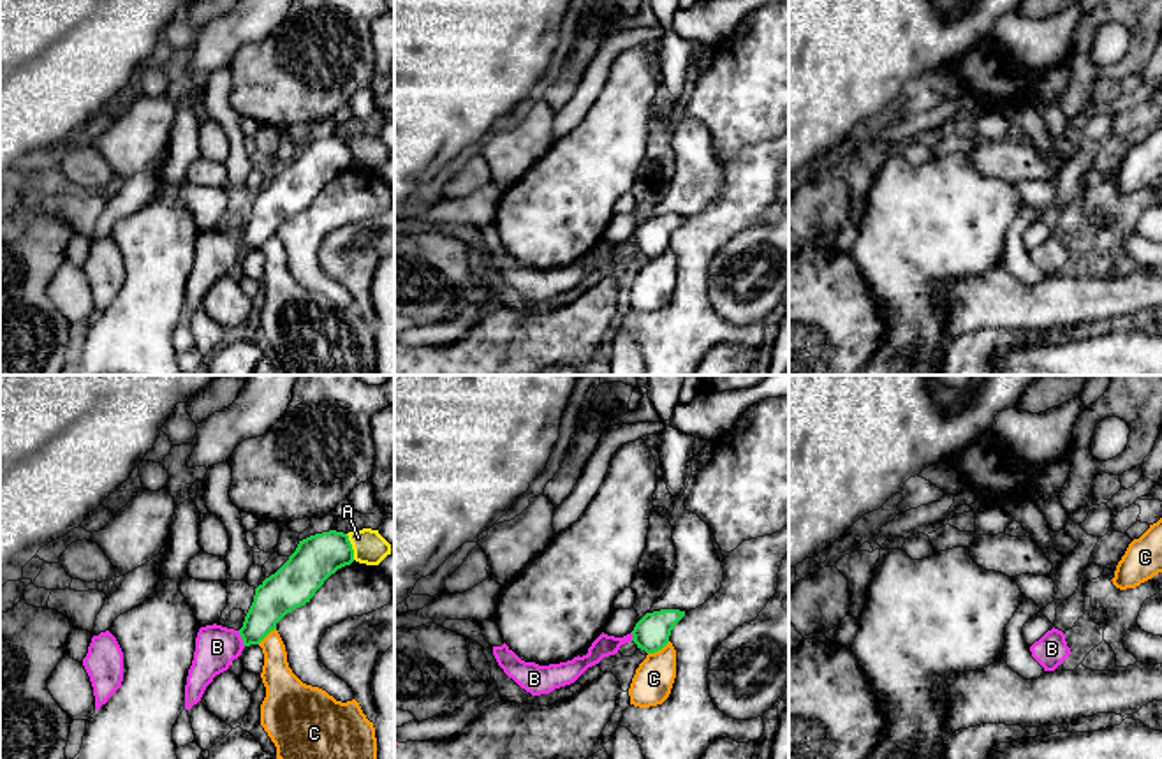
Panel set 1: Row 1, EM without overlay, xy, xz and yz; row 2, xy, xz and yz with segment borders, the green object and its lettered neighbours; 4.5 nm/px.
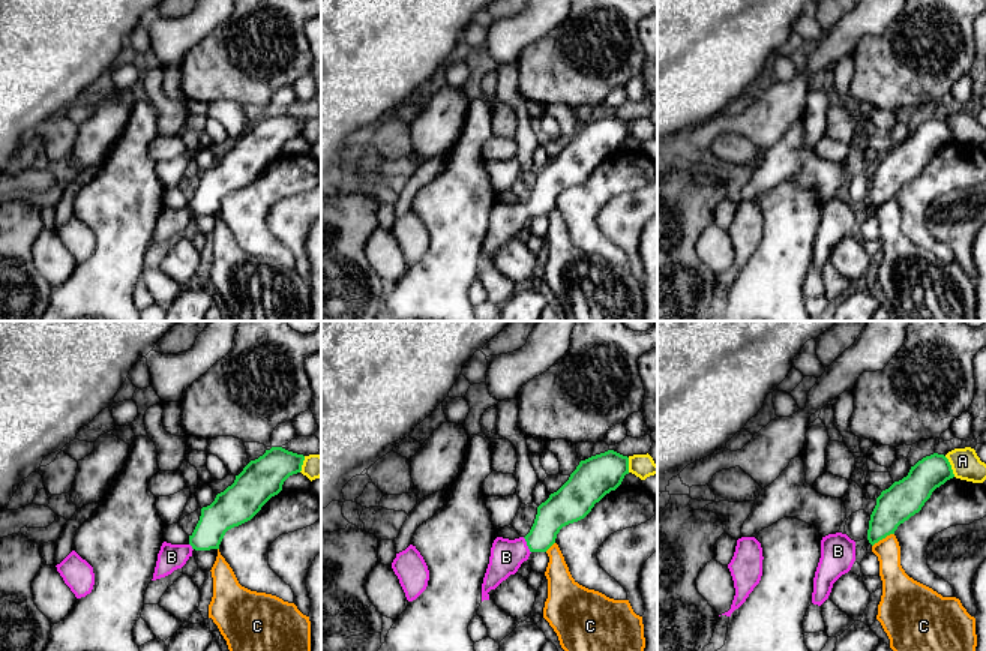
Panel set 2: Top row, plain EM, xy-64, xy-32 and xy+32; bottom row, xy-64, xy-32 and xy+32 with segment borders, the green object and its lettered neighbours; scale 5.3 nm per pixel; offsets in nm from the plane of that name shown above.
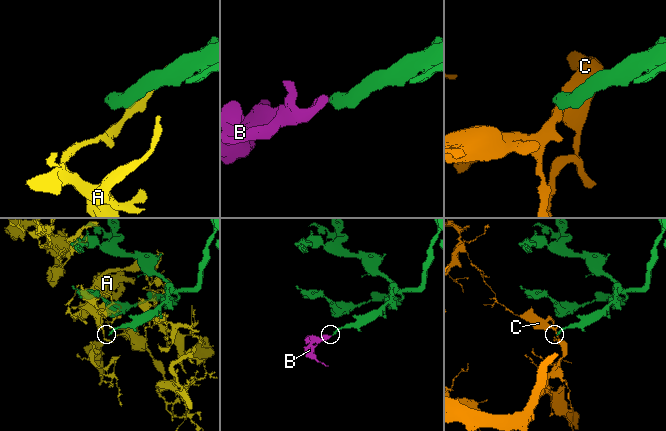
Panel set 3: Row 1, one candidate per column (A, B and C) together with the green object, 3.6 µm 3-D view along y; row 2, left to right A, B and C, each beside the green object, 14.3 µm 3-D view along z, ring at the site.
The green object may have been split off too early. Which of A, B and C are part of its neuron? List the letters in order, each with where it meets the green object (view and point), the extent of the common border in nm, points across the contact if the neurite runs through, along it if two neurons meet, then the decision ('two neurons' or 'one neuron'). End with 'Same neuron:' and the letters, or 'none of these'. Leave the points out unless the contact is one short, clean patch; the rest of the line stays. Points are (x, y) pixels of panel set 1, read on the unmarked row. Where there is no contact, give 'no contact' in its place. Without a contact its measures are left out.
A: meets green in xy at (351, 152); contact 130 nm long; two neurons
B: meets green in xy at (242, 243); contact 80 nm long; runs through xy (277, 201), (263, 222), (242, 243), (217, 252); one neuron
C: meets green in xz at (659, 254); contact 120 nm long; border along xz (669, 247), (648, 259); two neurons
Same neuron: B

